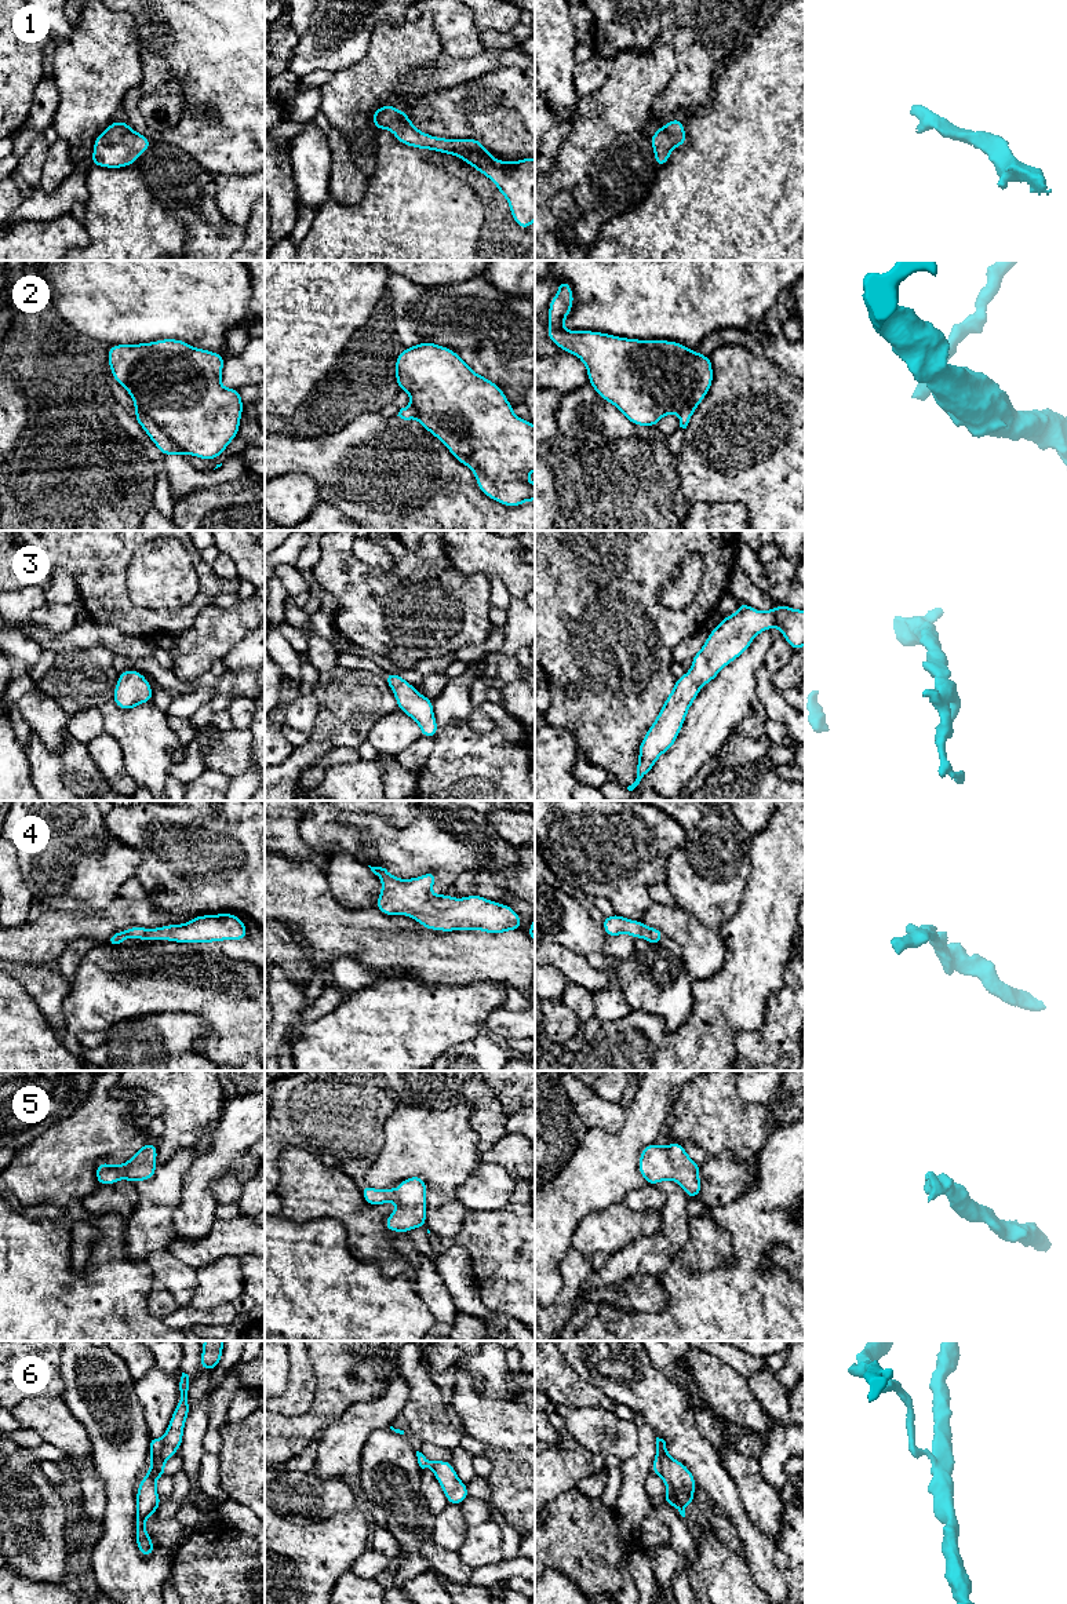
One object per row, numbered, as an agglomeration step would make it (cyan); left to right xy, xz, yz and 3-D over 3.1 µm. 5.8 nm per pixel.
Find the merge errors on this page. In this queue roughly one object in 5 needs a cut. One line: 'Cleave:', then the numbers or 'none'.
Cleave: 2, 6

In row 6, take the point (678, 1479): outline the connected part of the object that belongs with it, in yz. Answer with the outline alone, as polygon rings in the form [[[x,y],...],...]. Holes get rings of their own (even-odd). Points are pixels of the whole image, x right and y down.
[[[663,1439],[660,1441],[658,1457],[660,1459],[660,1479],[667,1487],[667,1492],[662,1501],[674,1506],[682,1517],[685,1517],[685,1508],[695,1501],[693,1490],[696,1481],[692,1472],[680,1461],[667,1454],[667,1446]]]

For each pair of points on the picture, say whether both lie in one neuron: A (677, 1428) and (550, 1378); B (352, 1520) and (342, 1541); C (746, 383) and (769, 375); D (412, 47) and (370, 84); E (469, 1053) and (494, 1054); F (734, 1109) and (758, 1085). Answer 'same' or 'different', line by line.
A: different
B: same
C: same
D: same
E: same
F: different

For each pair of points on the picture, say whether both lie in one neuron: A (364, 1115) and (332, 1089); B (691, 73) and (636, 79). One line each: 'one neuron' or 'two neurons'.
A: one neuron
B: two neurons

